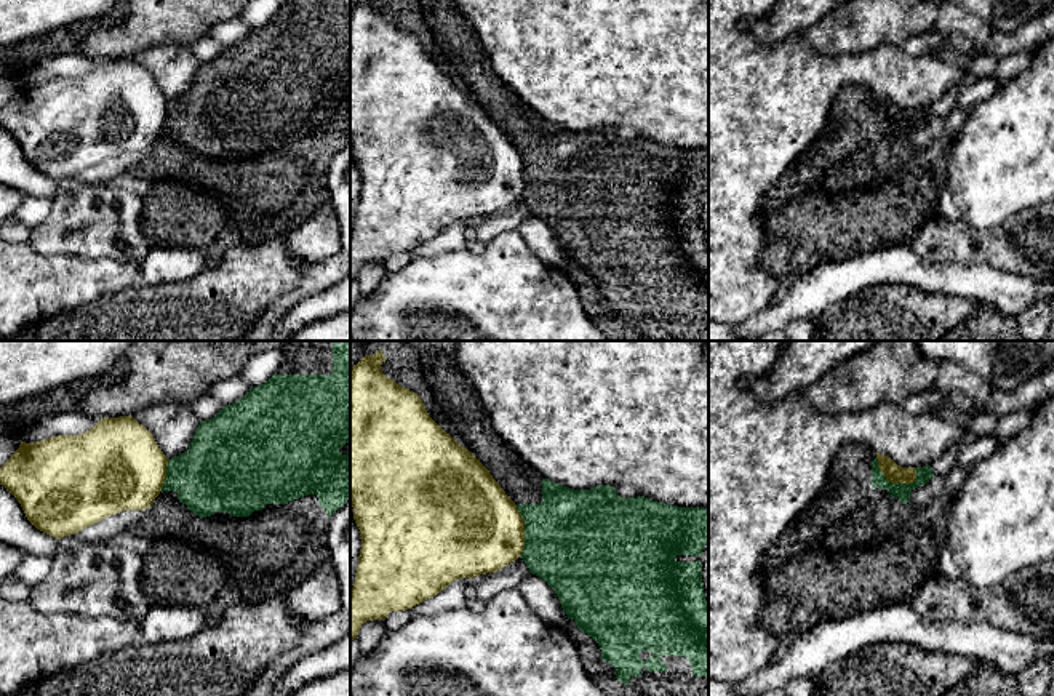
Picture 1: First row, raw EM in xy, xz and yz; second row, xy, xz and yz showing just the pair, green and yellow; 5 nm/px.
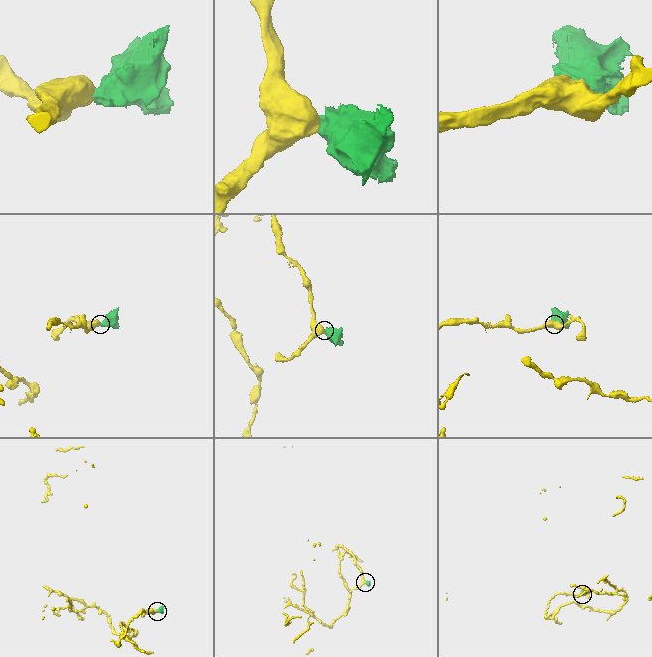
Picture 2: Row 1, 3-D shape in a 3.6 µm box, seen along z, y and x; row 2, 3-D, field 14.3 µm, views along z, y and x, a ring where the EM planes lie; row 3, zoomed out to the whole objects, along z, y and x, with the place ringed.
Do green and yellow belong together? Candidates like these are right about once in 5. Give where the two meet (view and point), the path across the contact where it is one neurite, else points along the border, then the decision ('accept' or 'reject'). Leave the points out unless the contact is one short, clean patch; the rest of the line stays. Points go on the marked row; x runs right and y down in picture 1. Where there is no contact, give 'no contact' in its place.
yz (890, 482) | along yz (875, 458), (888, 480), (906, 484), (915, 480) | reject

